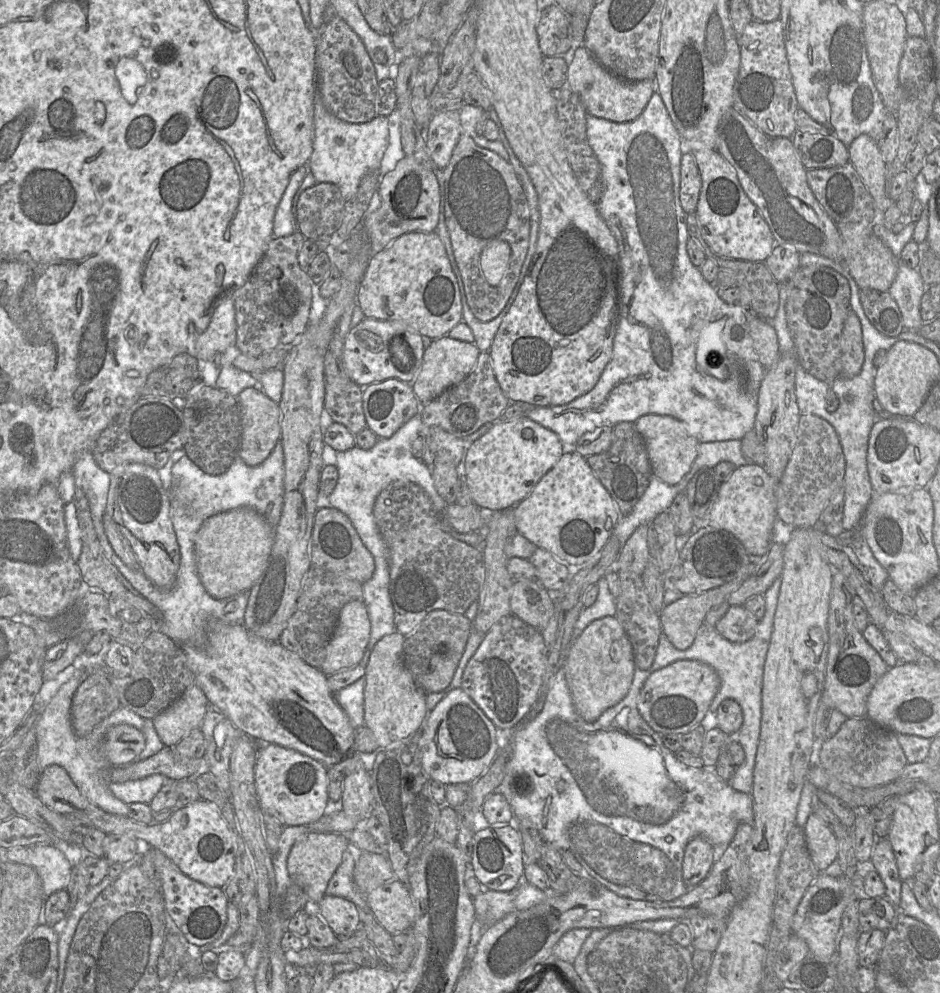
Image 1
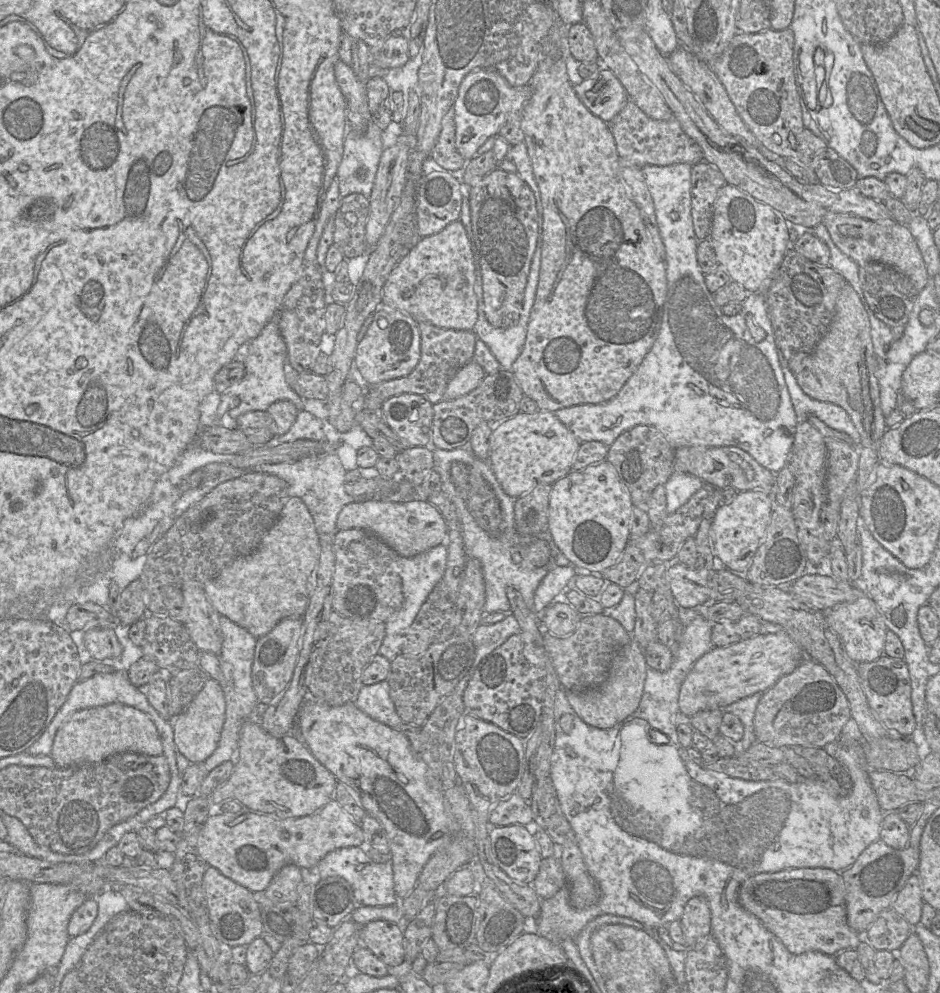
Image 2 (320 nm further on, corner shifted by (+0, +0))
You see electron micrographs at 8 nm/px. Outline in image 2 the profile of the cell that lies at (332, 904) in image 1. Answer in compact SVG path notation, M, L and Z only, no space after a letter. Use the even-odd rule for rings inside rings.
M383 920L370 921L359 928L360 943L387 967L396 967L405 961L403 927Z

